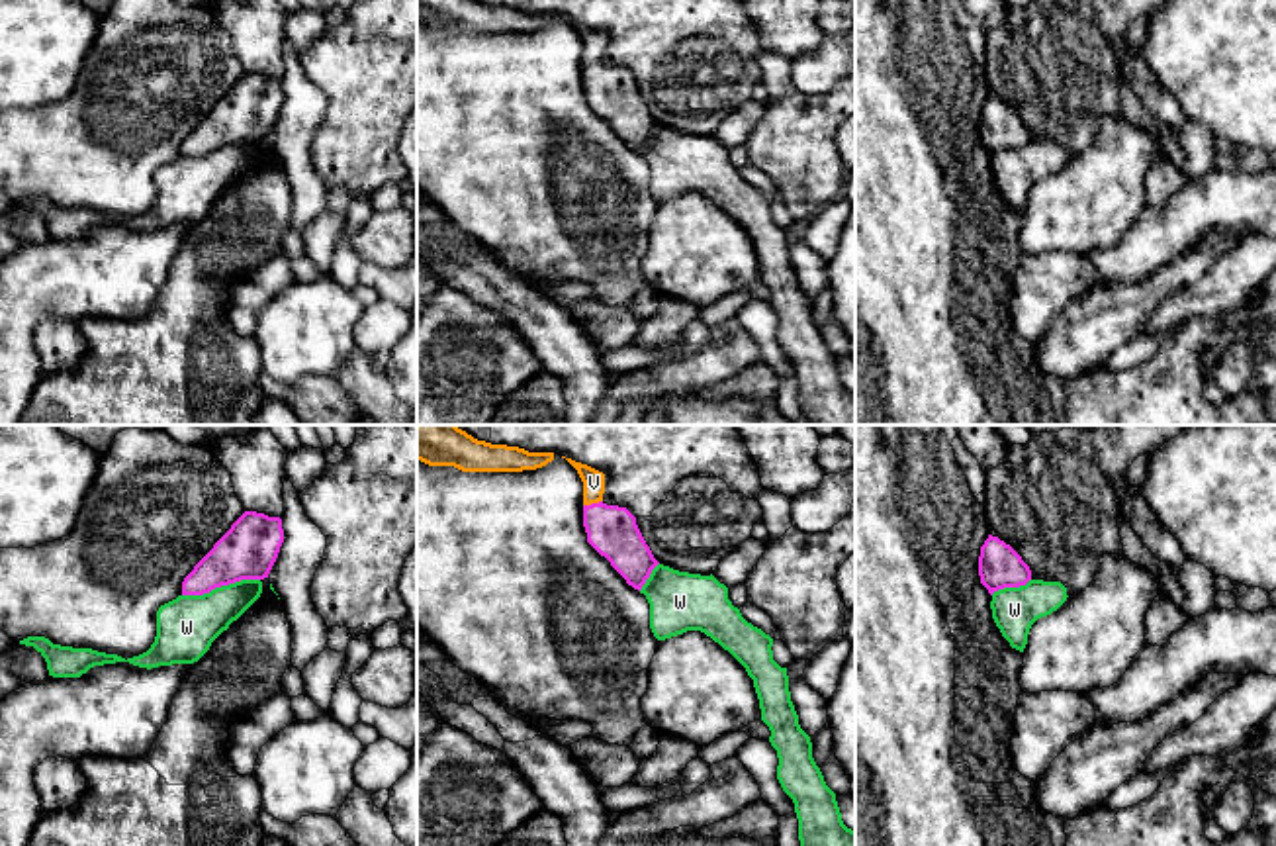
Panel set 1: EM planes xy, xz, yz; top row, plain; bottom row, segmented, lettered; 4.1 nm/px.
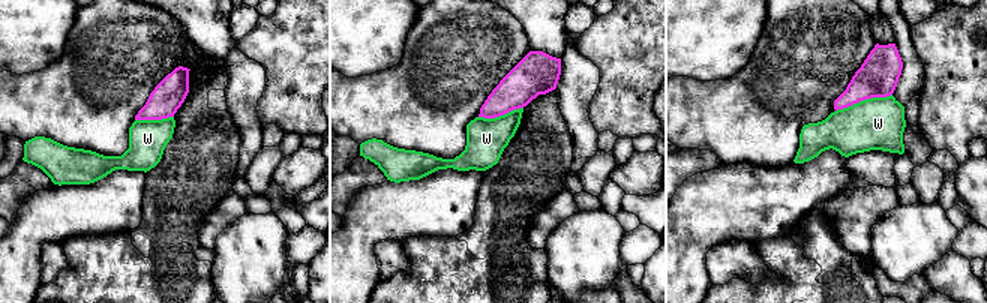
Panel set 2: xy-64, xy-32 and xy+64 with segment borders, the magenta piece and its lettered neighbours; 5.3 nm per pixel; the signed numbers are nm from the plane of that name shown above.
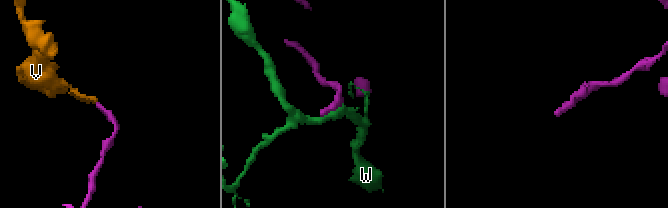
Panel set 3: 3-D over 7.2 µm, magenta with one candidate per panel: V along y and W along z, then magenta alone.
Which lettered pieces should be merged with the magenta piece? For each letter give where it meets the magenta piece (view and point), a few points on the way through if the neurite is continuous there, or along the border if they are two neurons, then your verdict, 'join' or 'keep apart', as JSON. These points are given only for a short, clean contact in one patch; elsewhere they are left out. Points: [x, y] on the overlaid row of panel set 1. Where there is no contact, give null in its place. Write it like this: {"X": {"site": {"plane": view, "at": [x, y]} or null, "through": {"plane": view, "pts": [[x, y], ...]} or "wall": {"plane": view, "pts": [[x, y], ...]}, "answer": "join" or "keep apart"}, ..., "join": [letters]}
{"V": {"site": {"plane": "xz", "at": [592, 504]}, "through": {"plane": "xz", "pts": [[611, 531], [597, 517], [592, 504], [593, 482]]}, "answer": "join"}, "W": {"site": {"plane": "xy", "at": [220, 586]}, "answer": "keep apart"}, "join": ["V"]}

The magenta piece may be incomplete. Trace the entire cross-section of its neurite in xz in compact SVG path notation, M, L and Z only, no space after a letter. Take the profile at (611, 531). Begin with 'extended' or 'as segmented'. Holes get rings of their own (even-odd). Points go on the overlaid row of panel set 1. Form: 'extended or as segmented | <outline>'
extended | M571 458L566 460L577 470L583 482L583 527L587 542L611 562L628 586L640 591L660 562L646 544L636 517L626 507L603 501L603 472Z

